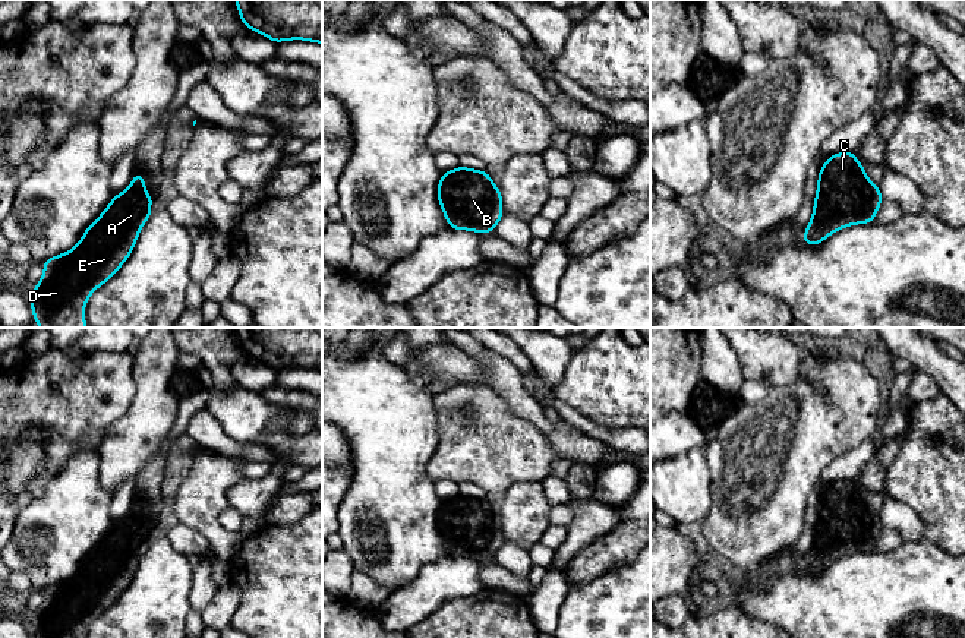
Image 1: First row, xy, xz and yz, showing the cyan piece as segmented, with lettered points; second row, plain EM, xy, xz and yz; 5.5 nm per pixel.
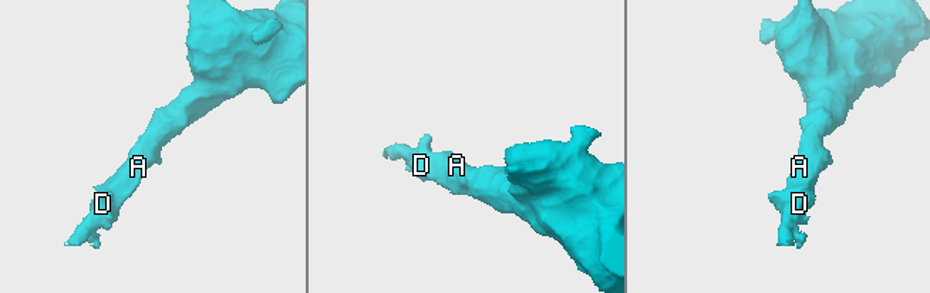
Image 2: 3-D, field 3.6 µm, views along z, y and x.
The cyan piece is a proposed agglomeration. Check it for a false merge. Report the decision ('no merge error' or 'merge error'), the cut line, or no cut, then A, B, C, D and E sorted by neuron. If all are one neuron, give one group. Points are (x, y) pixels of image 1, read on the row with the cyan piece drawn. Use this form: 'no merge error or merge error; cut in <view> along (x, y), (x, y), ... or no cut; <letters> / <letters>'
no merge error; no cut; A B C D E

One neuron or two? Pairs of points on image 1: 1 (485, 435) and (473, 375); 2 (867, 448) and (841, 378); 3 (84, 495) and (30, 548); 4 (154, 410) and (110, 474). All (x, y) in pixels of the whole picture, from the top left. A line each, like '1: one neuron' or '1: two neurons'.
1: two neurons
2: two neurons
3: one neuron
4: one neuron

